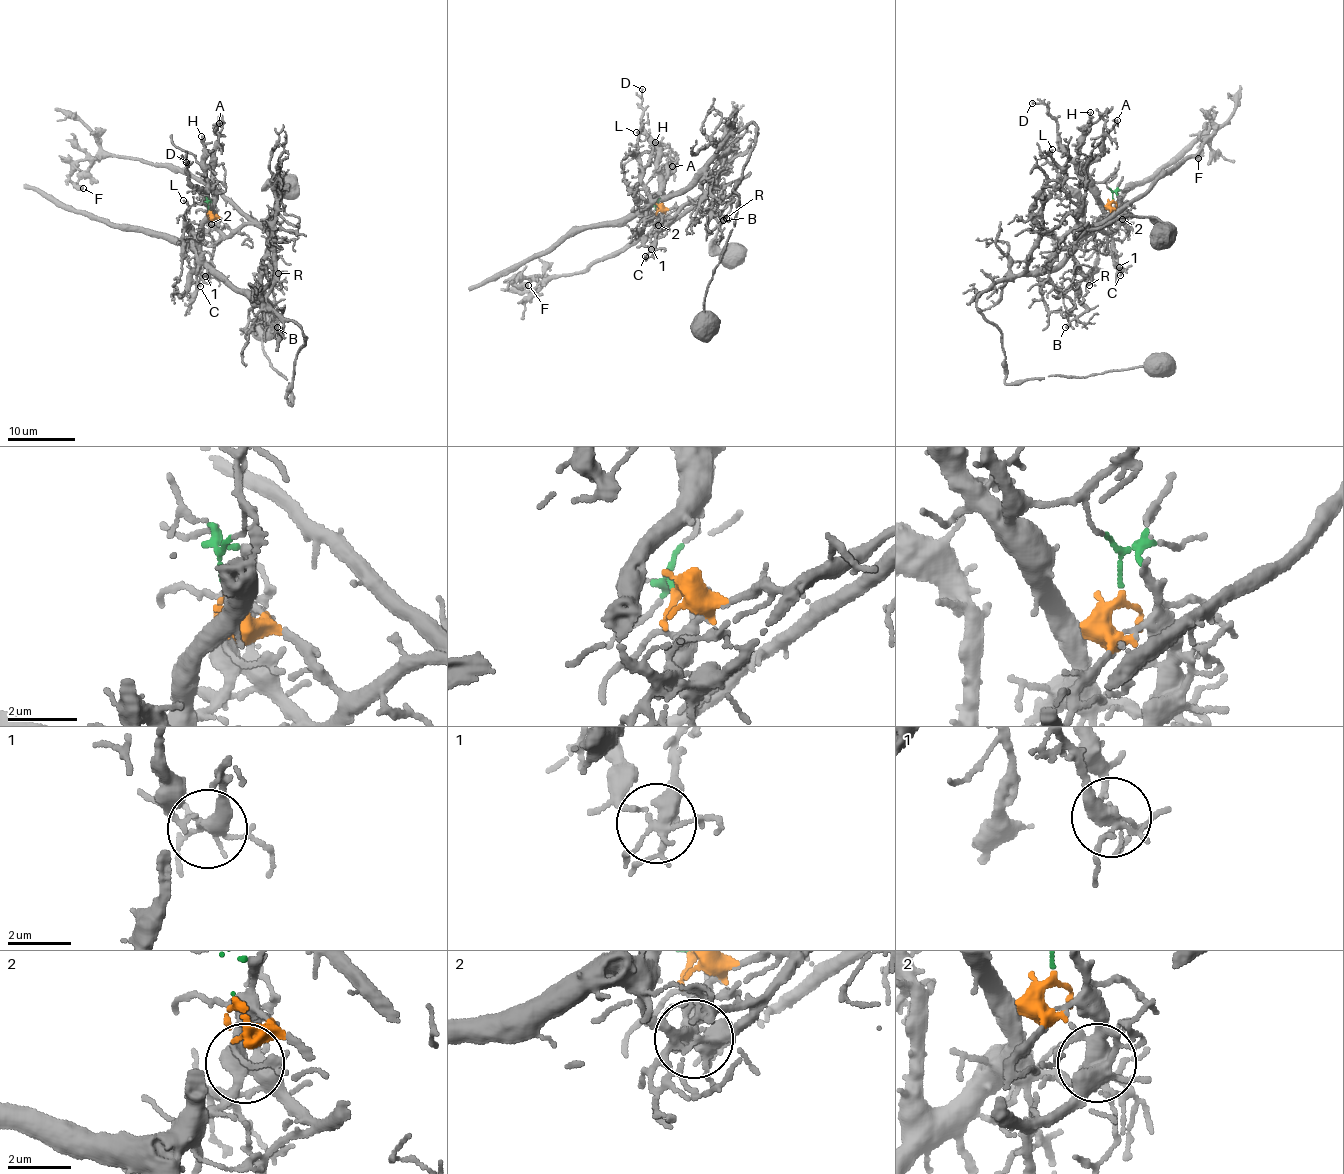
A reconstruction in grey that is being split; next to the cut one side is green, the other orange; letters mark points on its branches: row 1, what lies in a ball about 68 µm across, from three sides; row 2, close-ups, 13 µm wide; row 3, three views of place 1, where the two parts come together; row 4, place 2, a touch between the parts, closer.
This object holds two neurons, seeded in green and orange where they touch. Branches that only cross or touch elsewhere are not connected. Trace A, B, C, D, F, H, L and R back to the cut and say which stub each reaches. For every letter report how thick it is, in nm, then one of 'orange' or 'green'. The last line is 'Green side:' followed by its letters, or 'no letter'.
A: 140 nm | green
B: 160 nm | orange
C: 110 nm | orange
D: 140 nm | green
F: 500 nm | orange
H: 180 nm | green
L: 160 nm | green
R: 130 nm | orange
Green side: A, D, H, L

